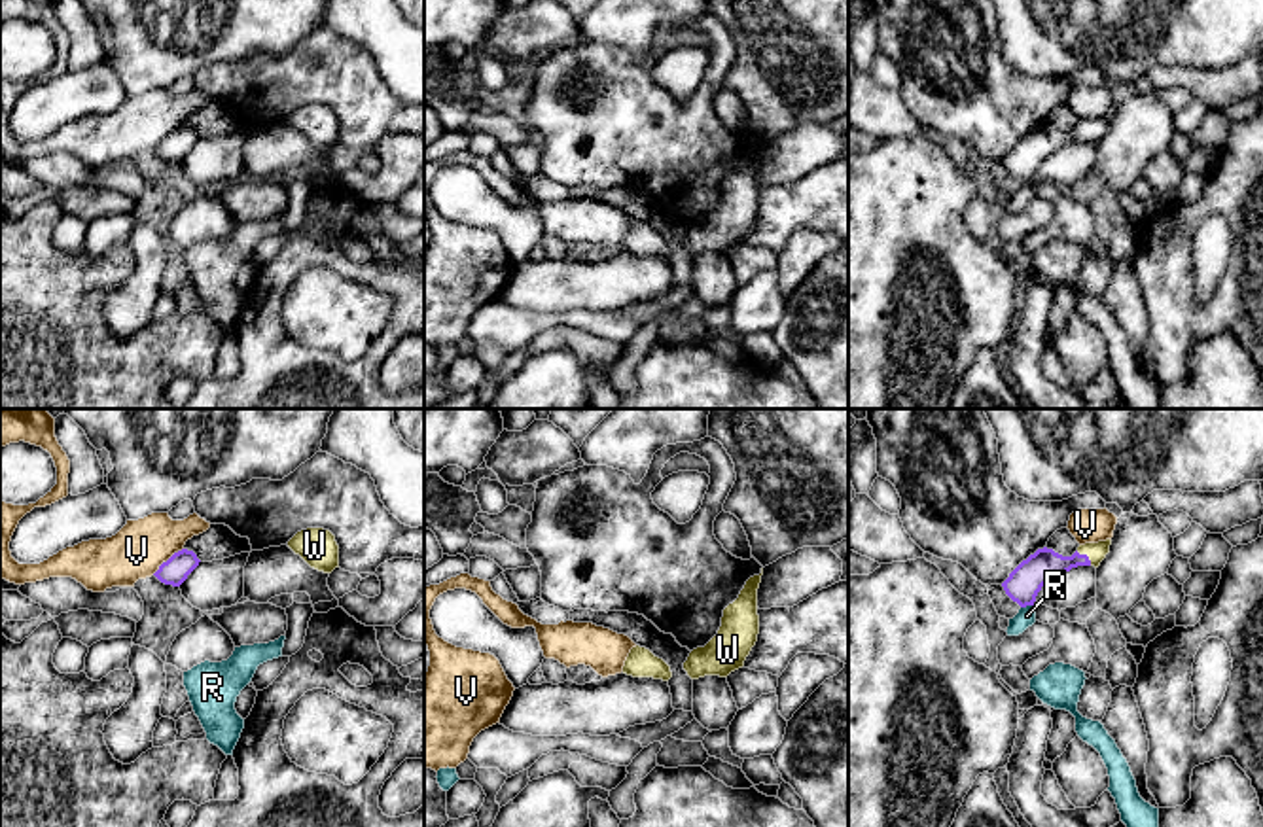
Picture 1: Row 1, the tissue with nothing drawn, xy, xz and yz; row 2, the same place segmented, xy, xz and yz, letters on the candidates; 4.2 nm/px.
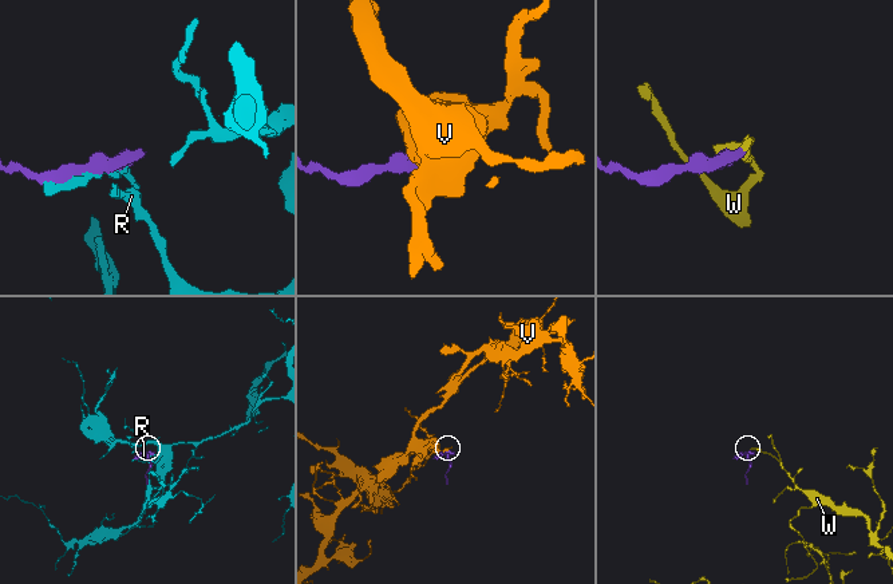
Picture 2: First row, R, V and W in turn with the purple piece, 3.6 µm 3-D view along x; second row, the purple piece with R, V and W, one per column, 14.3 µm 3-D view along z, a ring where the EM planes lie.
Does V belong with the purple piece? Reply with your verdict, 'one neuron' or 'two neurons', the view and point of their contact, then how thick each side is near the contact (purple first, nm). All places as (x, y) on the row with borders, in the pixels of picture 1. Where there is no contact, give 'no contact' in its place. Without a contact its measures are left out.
two neurons; contact xy (169, 559); calibres 110 and 240 nm

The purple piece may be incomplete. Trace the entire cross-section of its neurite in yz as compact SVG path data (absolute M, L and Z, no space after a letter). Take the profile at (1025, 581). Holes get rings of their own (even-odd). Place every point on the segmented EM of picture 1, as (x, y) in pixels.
M1112 539L1085 543L1072 556L1062 556L1047 547L1038 549L1009 573L1002 587L1021 607L1034 606L1038 592L1049 579L1077 566L1098 568L1110 553L1110 545Z

